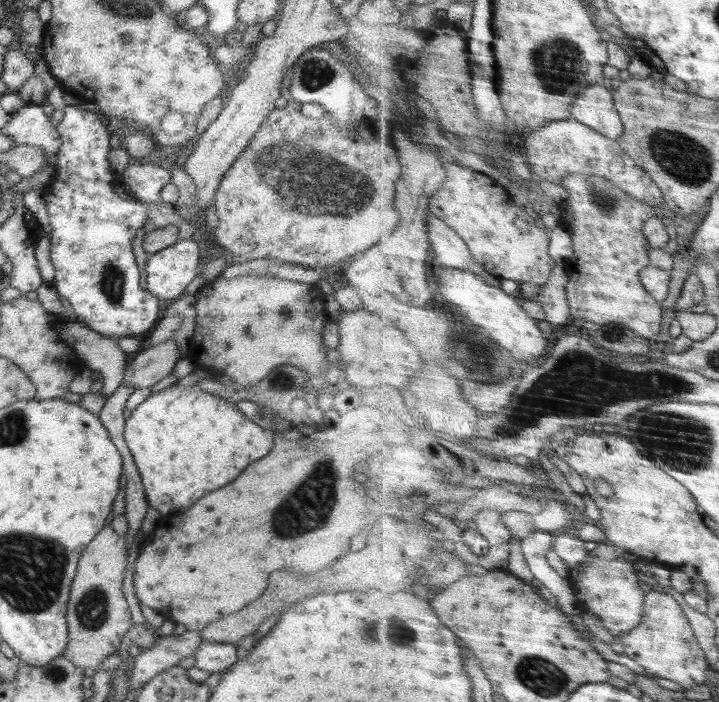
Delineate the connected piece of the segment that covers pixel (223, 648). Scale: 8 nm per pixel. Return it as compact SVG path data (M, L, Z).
M202 641L194 653L194 667L210 675L222 672L236 662L236 650L233 644Z

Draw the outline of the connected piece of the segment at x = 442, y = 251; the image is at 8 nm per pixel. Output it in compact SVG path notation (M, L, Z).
M430 212L430 240L435 251L437 266L449 266L468 269L471 264L478 262L472 255L467 241L460 233L448 225L442 218Z

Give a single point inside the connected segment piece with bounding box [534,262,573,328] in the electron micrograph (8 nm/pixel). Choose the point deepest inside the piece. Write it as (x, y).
(554, 297)

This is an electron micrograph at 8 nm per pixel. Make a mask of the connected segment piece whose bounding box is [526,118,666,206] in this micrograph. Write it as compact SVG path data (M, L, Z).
M574 118L552 121L538 131L531 130L526 146L528 162L538 179L560 185L566 176L572 174L604 176L606 181L611 181L618 189L628 192L628 196L636 196L636 200L645 204L658 206L666 202L663 189L644 168L634 164L619 141Z

